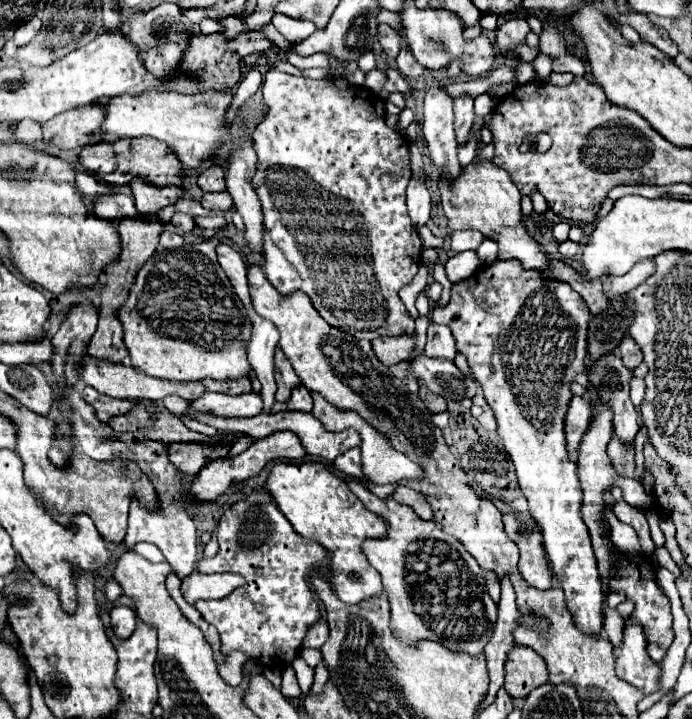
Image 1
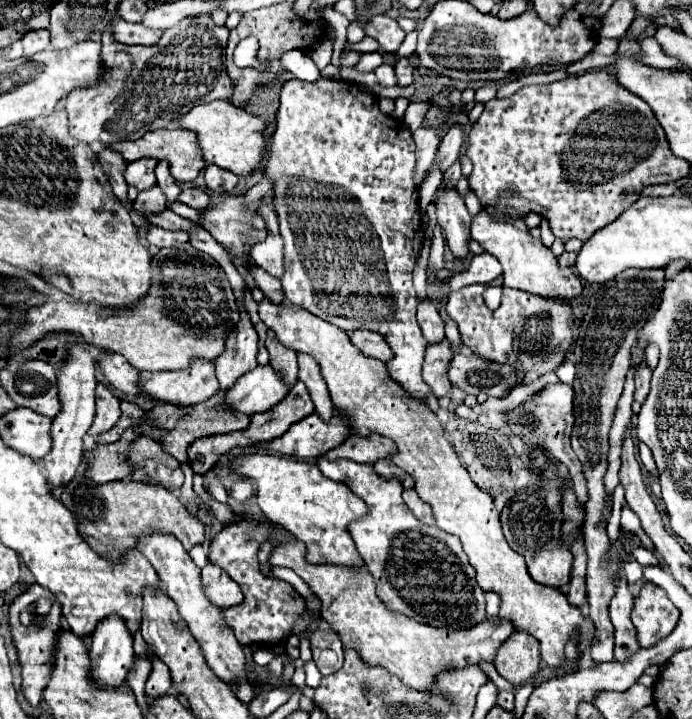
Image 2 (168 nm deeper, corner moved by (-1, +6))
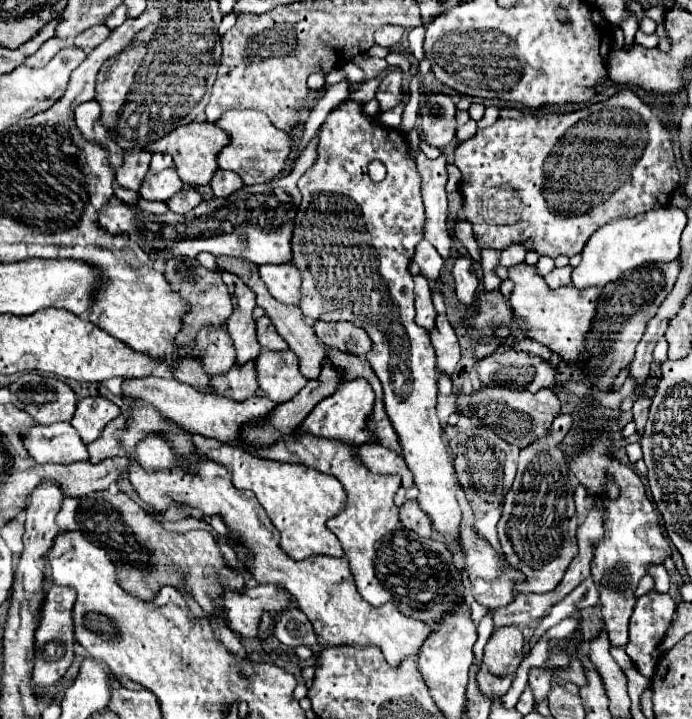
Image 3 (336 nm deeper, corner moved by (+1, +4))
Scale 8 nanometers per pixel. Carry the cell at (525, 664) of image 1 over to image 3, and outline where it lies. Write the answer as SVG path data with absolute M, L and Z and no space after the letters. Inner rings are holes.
M516 626L492 632L484 648L484 666L496 676L514 674L524 660L524 636Z

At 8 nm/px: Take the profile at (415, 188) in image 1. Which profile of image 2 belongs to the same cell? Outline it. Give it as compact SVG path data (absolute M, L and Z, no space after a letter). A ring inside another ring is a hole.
M418 128L414 132L414 142L416 142L416 156L418 156L418 166L416 166L416 182L422 182L424 172L434 160L434 154L440 144L440 136L434 128Z

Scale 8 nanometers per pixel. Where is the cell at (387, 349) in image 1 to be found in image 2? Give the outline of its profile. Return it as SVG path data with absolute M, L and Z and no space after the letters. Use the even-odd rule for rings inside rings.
M350 330L346 332L350 342L364 354L382 362L388 362L388 358L392 358L390 346L384 342L384 338L380 338L380 334L370 332L370 330Z

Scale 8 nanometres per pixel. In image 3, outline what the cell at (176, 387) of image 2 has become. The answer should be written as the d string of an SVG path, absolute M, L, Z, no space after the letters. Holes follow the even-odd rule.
M226 328L200 330L194 342L194 356L202 360L202 368L206 368L212 378L226 374L230 366L234 366L234 346L226 334Z

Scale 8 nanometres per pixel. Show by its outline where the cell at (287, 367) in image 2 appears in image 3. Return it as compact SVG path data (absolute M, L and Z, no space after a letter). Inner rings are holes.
M262 316L258 322L256 322L256 328L258 328L258 342L262 348L270 348L274 352L280 352L280 350L288 350L288 344L278 336L276 328L272 326L270 318L268 316Z

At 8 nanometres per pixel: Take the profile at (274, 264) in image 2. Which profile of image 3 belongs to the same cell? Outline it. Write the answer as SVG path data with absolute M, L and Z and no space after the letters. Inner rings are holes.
M264 264L260 266L260 278L276 300L284 304L298 304L302 278L294 264Z

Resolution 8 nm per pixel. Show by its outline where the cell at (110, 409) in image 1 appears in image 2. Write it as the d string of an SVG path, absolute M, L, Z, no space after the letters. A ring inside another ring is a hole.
M102 384L96 386L96 416L92 426L88 428L88 434L98 436L102 432L108 432L116 420L120 418L120 400Z

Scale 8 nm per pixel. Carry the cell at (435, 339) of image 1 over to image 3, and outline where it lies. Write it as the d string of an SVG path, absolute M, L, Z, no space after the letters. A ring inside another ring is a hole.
M414 276L414 294L416 294L416 324L428 332L434 330L436 310L432 306L432 290L424 276Z

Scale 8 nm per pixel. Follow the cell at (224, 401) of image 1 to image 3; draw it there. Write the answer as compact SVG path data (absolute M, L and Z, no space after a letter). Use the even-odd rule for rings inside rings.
M262 350L256 358L256 376L258 388L264 390L266 398L270 398L276 404L288 402L308 382L298 370L298 358L294 356L294 352L288 350Z

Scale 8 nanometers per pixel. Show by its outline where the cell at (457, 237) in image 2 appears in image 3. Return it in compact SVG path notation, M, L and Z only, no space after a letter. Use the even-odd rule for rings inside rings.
M456 256L454 268L452 268L454 288L458 294L458 300L462 304L472 304L474 296L478 292L478 278L474 272L474 262L468 256Z

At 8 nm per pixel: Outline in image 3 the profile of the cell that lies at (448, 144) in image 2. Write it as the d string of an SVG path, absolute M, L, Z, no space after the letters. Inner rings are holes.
M414 127L407 135L407 141L416 152L418 174L422 178L422 200L426 208L426 224L424 224L424 238L442 254L442 258L450 256L450 234L446 228L446 156L440 154L436 160L430 160L419 147L419 133Z

